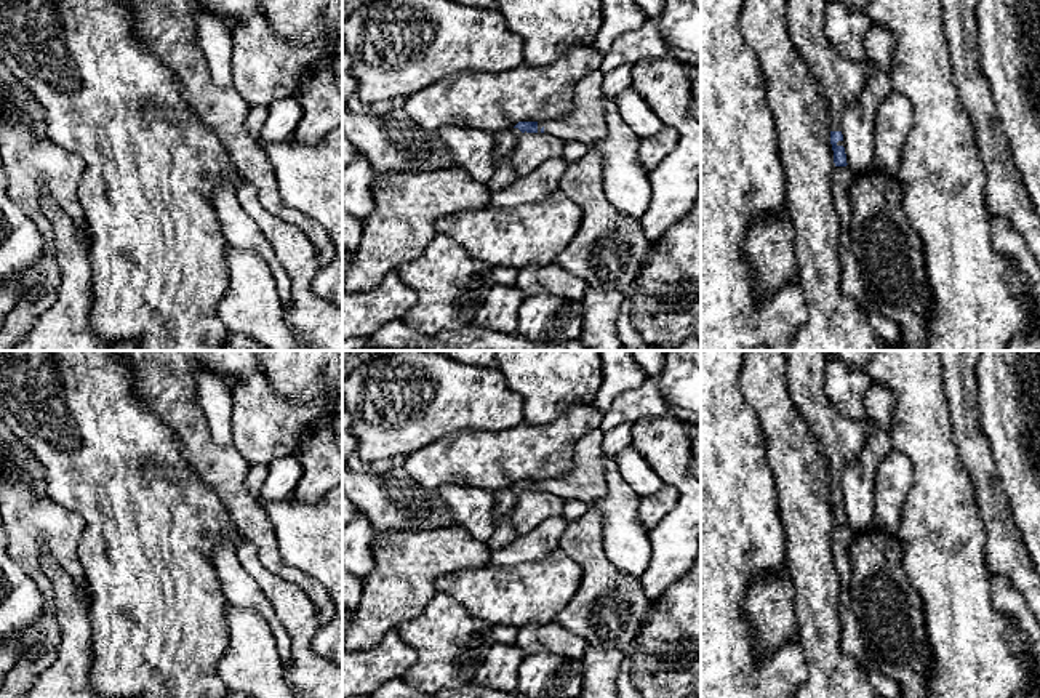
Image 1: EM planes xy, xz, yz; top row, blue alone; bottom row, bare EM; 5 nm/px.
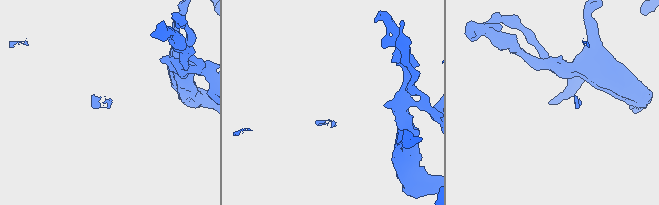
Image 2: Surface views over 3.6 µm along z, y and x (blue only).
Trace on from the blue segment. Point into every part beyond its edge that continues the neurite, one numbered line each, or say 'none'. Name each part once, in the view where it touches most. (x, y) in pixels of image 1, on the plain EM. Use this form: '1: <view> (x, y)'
1: xz (586, 481)

